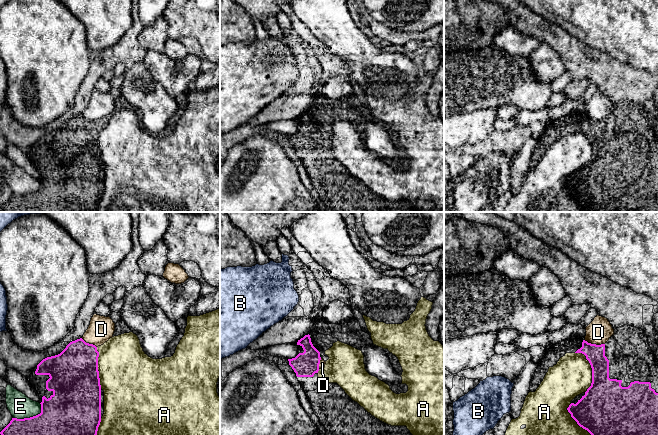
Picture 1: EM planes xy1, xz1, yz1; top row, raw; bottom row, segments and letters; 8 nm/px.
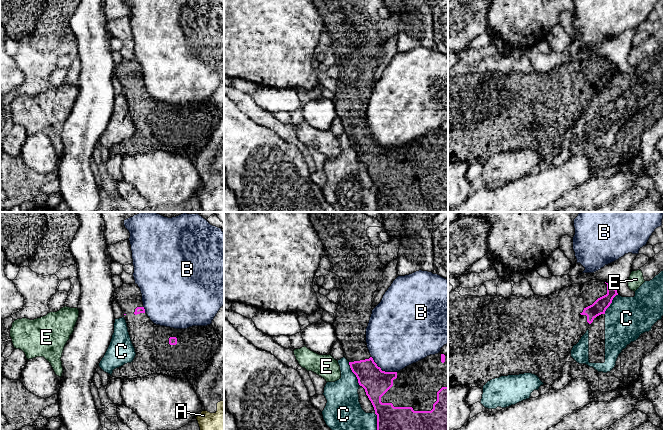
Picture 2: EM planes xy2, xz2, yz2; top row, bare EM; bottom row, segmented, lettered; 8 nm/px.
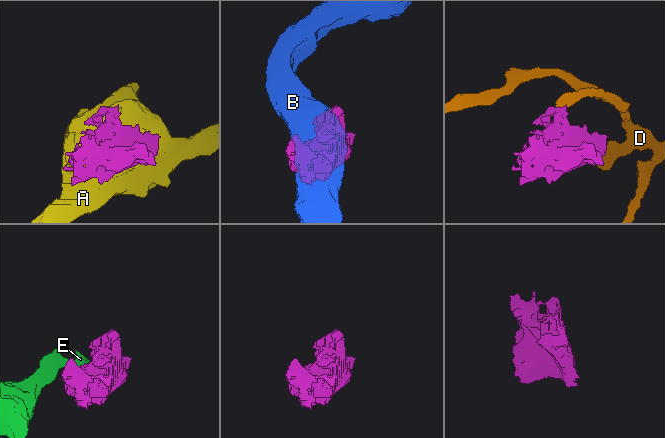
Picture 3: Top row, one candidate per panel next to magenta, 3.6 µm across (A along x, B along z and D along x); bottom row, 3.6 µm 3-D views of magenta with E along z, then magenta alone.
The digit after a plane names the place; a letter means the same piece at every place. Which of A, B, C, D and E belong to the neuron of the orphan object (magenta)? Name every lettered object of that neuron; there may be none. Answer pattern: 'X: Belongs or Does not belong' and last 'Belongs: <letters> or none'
A: Does not belong
B: Does not belong
C: Does not belong
D: Does not belong
E: Does not belong
Belongs: none

